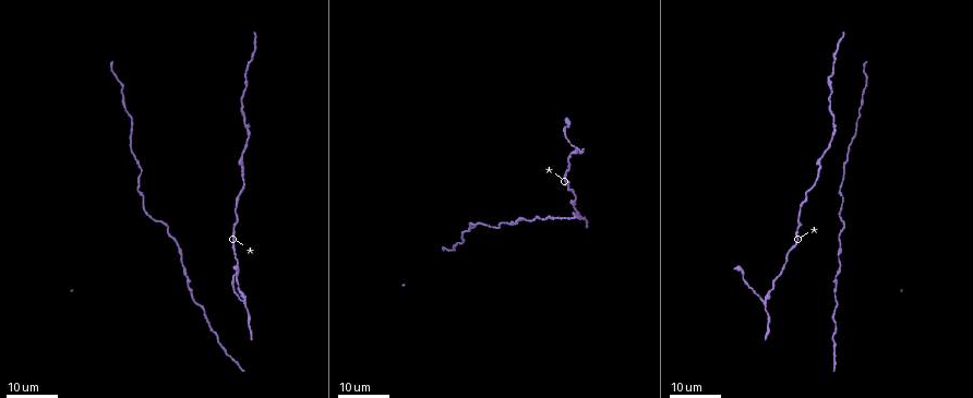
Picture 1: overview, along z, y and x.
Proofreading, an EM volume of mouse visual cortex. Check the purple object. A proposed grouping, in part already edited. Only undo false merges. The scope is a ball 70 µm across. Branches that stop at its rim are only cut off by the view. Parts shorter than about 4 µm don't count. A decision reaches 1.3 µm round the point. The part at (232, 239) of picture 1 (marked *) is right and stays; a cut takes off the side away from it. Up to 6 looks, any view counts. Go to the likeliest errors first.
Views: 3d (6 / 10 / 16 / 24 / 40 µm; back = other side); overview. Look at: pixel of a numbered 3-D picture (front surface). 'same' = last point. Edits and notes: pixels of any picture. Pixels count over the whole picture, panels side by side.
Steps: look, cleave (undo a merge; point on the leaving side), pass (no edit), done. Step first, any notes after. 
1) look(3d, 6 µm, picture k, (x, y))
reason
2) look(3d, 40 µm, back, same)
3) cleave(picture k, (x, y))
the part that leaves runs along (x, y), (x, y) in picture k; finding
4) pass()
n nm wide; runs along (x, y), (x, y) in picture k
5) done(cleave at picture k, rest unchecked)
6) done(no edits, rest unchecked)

look(3d, 24 µm, picture 1, (243, 303))
three arms meet

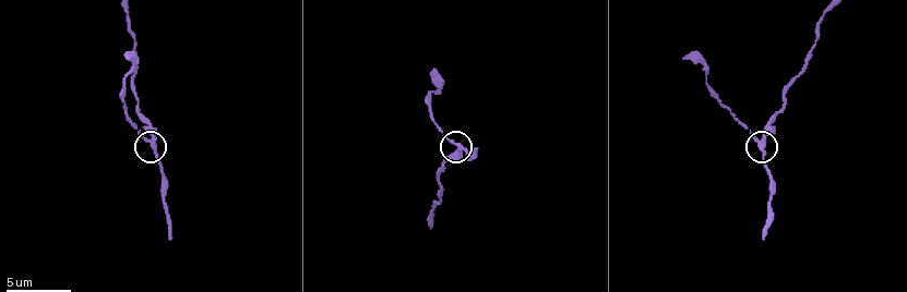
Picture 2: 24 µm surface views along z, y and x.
look(3d, 6 µm, picture 2, (456, 144))

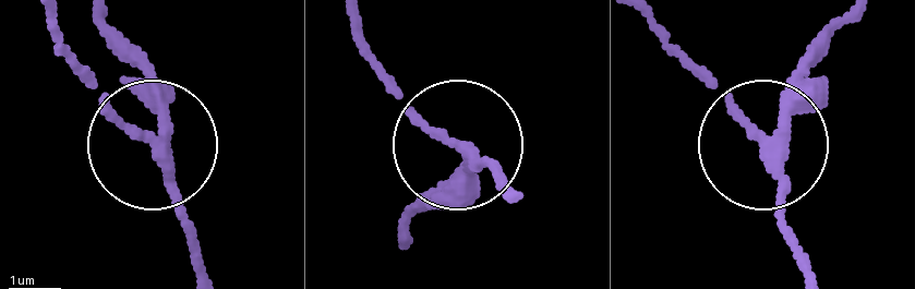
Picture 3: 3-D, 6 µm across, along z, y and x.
pass()
side arm 9 µm; runs along (851, 11), (765, 154), (799, 267) in picture 3; all the same neuron

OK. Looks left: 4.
look(3d, 6 µm, picture 2, (435, 91))
thick turns thin

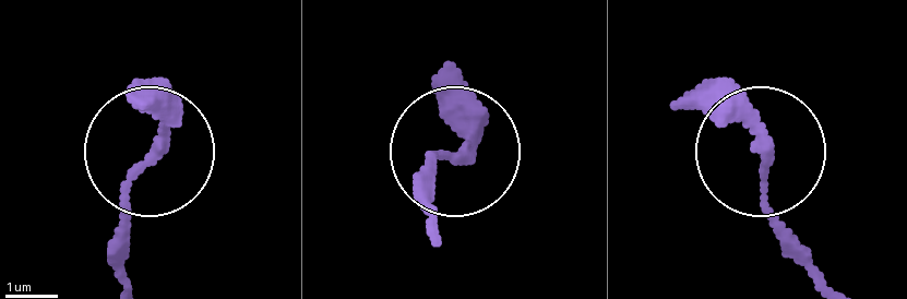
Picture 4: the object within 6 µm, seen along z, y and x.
pass()
runs along (832, 285), (772, 206), (767, 158) in picture 4; all the same neuron

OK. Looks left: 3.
look(3d, 16 µm, picture 1, (819, 175))
sudden change in width

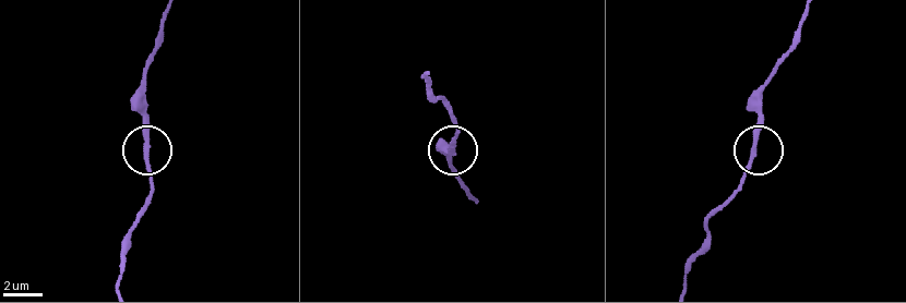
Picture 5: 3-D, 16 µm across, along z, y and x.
look(3d, 6 µm, picture 5, (145, 154))

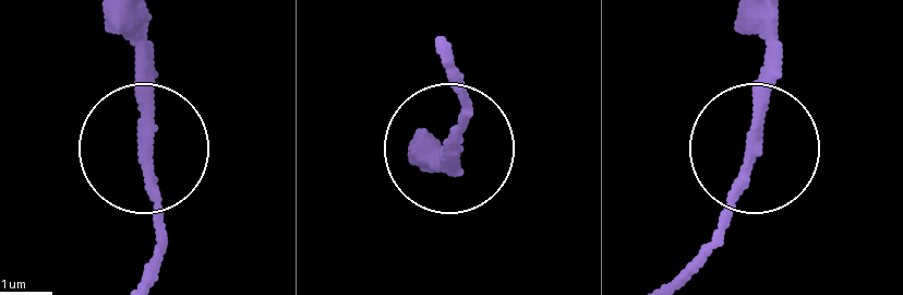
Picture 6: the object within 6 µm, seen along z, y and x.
look(3d, 6 µm, back, picture 6, (453, 148))

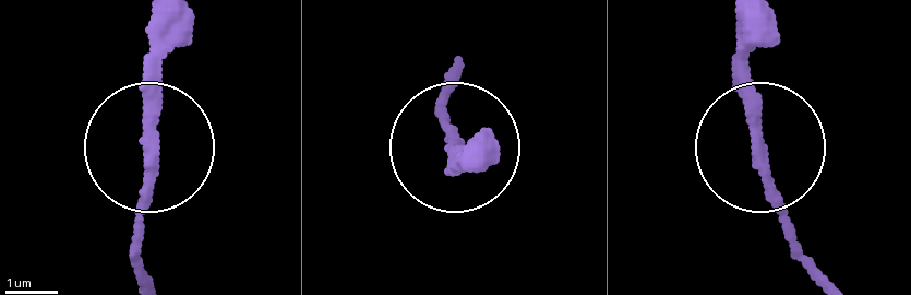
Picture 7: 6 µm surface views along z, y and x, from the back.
pass()
220 nm wide; runs along (144, 274), (135, 209), (148, 169), (148, 18) in picture 7; one neuron here

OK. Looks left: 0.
done(no edits, rest unchecked)

